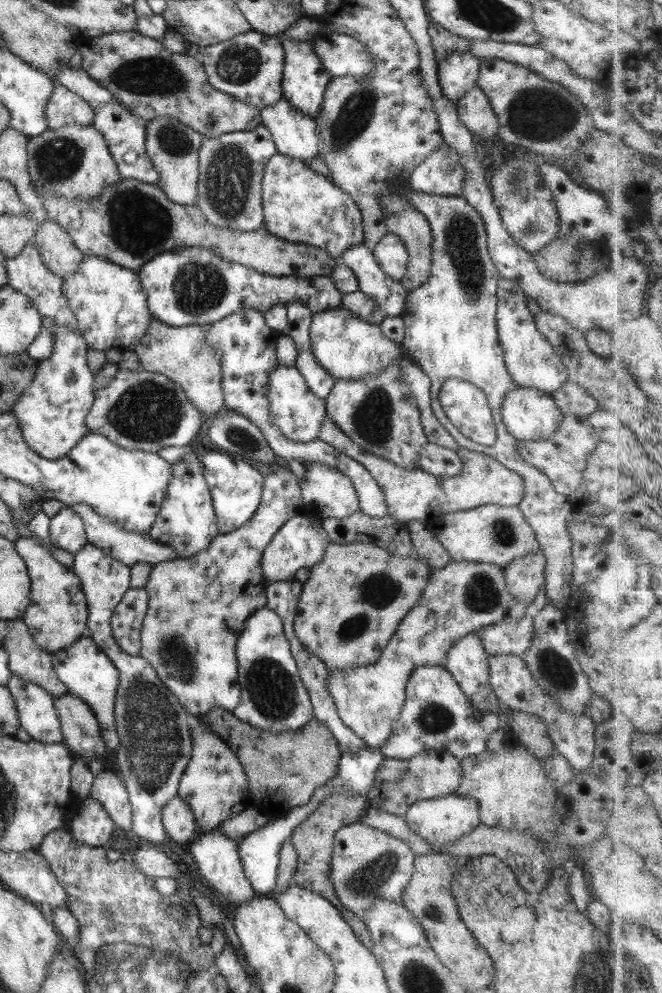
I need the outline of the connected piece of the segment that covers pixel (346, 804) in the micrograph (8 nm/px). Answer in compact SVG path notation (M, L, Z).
M330 792L327 796L323 796L323 800L319 801L319 806L315 807L308 817L303 819L291 833L290 843L296 853L296 867L294 868L291 882L297 886L303 887L318 894L319 896L330 902L341 915L341 918L351 927L355 938L364 946L370 949L374 946L371 940L368 928L363 924L360 917L349 912L335 896L333 887L331 886L328 874L330 869L330 854L332 851L332 842L334 832L355 823L362 810L367 806L365 796L360 794L348 794L348 792Z

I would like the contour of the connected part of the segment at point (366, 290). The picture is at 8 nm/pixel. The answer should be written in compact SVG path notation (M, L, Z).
M354 244L343 251L339 262L353 271L358 290L368 296L385 317L400 316L405 295L400 281L389 278L377 264L370 246Z

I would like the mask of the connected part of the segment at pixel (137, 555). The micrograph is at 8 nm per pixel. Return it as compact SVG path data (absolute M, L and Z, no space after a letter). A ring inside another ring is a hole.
M72 504L69 508L73 509L74 513L81 517L86 542L95 546L97 549L103 550L107 556L125 564L125 566L129 568L131 568L135 562L145 562L145 564L153 566L161 562L171 562L171 560L179 559L179 557L175 555L175 551L171 549L171 546L157 543L153 541L149 535L123 531L123 528L119 528L109 523L107 519L95 514L94 511L91 510L91 507L86 504Z

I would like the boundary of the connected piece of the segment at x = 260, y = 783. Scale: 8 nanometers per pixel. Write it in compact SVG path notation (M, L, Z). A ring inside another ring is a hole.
M223 709L208 710L196 719L202 722L217 738L220 738L235 754L245 773L248 791L254 798L254 808L268 818L275 819L285 815L288 810L304 806L311 799L313 791L336 774L341 755L338 743L327 727L314 718L296 731L286 730L279 734L259 730L246 722L241 722L230 711Z

